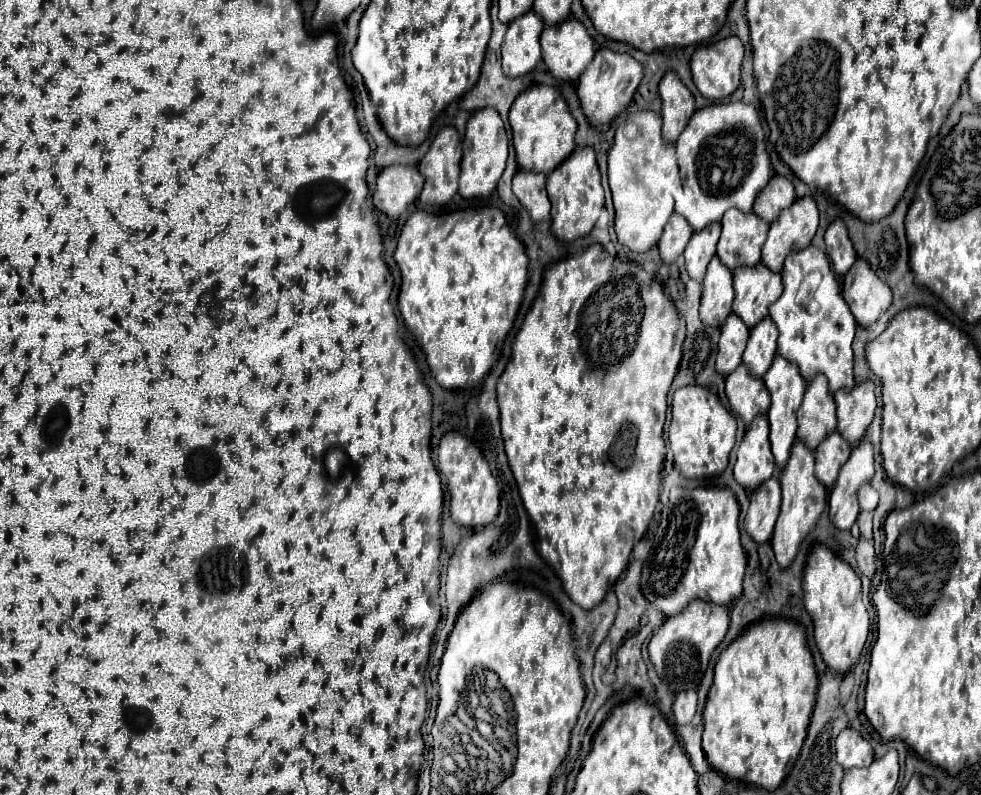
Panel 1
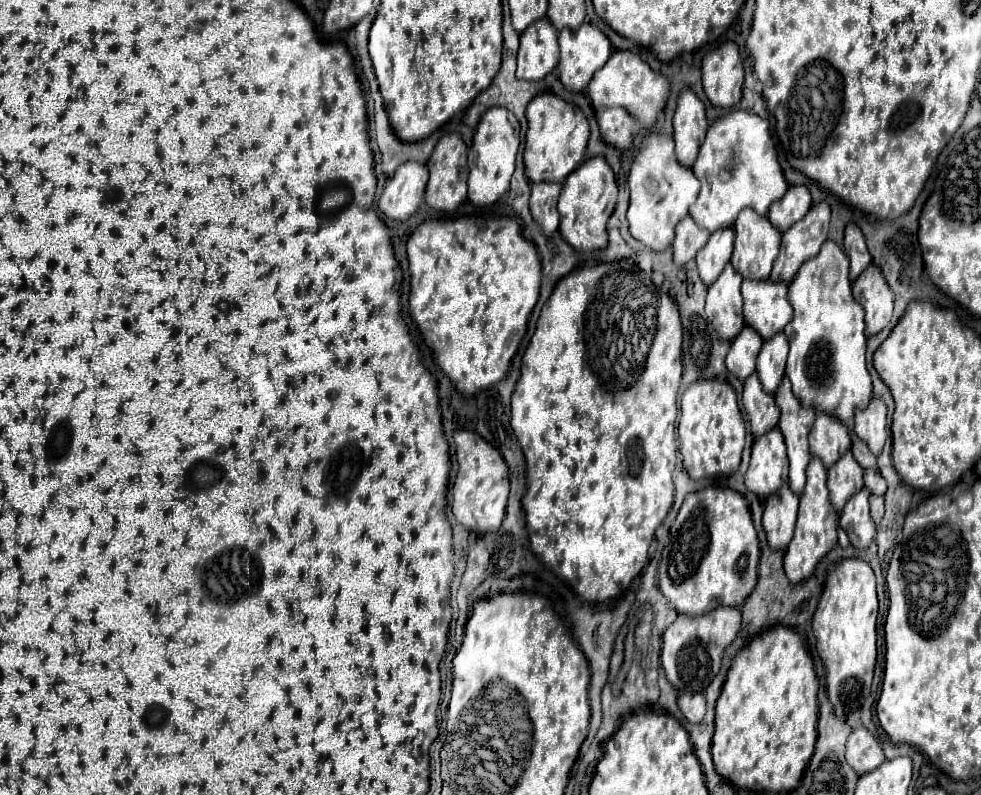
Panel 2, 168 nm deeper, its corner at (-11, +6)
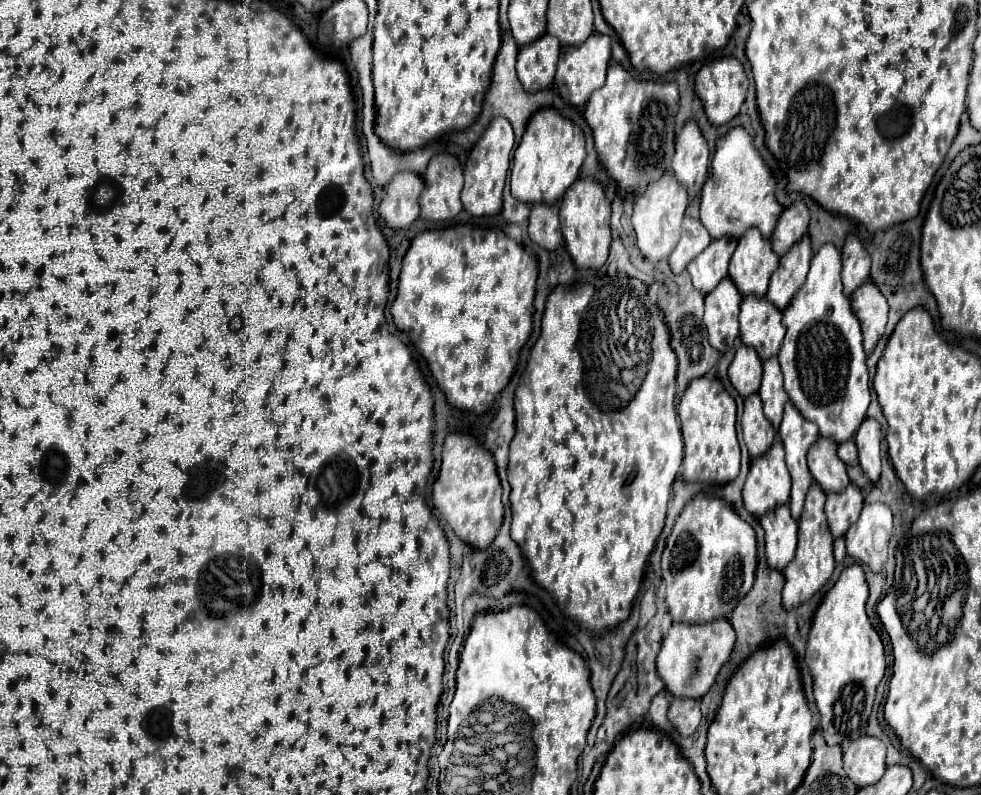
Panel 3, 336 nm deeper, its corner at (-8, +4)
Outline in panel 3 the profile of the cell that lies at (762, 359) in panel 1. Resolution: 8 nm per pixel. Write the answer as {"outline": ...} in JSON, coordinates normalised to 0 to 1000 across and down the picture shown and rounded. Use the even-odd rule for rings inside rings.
{"outline":[[[786,450],[778,458],[778,481],[774,488],[774,498],[778,503],[782,528],[790,538],[794,538],[796,526],[798,526],[798,513],[800,513],[804,498],[798,488],[798,470],[796,470],[792,450]]]}

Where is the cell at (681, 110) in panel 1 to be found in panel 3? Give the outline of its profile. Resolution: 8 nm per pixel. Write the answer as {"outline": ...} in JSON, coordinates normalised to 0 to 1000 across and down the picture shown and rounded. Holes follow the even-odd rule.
{"outline":[[[702,151],[690,171],[684,214],[702,249],[710,247],[723,221],[723,184],[708,151]]]}

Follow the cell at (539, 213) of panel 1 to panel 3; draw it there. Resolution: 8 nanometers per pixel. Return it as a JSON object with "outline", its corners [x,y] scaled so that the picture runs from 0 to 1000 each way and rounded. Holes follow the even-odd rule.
{"outline":[[[545,257],[539,272],[539,299],[556,314],[566,314],[574,304],[570,284],[570,259]]]}

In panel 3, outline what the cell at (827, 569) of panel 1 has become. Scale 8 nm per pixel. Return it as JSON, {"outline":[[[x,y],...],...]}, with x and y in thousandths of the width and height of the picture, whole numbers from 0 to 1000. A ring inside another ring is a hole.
{"outline":[[[874,709],[861,714],[857,719],[855,730],[851,732],[851,737],[843,745],[841,755],[833,765],[829,787],[825,795],[821,833],[823,833],[827,853],[829,853],[829,873],[831,873],[835,898],[837,898],[837,903],[835,903],[837,923],[845,938],[863,938],[867,931],[876,928],[882,921],[884,903],[886,903],[890,883],[892,883],[892,868],[902,848],[900,810],[882,772],[884,750],[886,750],[886,740],[882,732],[880,714]]]}

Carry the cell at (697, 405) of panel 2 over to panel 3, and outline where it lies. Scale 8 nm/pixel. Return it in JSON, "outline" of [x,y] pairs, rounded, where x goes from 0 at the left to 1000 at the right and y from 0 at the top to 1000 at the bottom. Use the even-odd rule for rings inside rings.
{"outline":[[[708,475],[692,506],[692,528],[698,551],[698,576],[694,601],[698,606],[741,609],[753,596],[755,564],[749,541],[749,503],[731,475]]]}

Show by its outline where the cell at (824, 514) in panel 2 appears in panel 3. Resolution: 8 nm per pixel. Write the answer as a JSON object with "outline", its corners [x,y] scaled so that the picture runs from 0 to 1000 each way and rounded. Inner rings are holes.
{"outline":[[[829,609],[823,629],[821,629],[821,642],[814,654],[814,684],[812,684],[812,697],[804,707],[804,712],[798,717],[800,725],[800,740],[798,740],[798,765],[812,765],[814,760],[823,757],[829,747],[833,747],[841,732],[847,727],[851,704],[849,704],[849,674],[845,669],[845,659],[839,644],[841,636],[841,619]]]}

